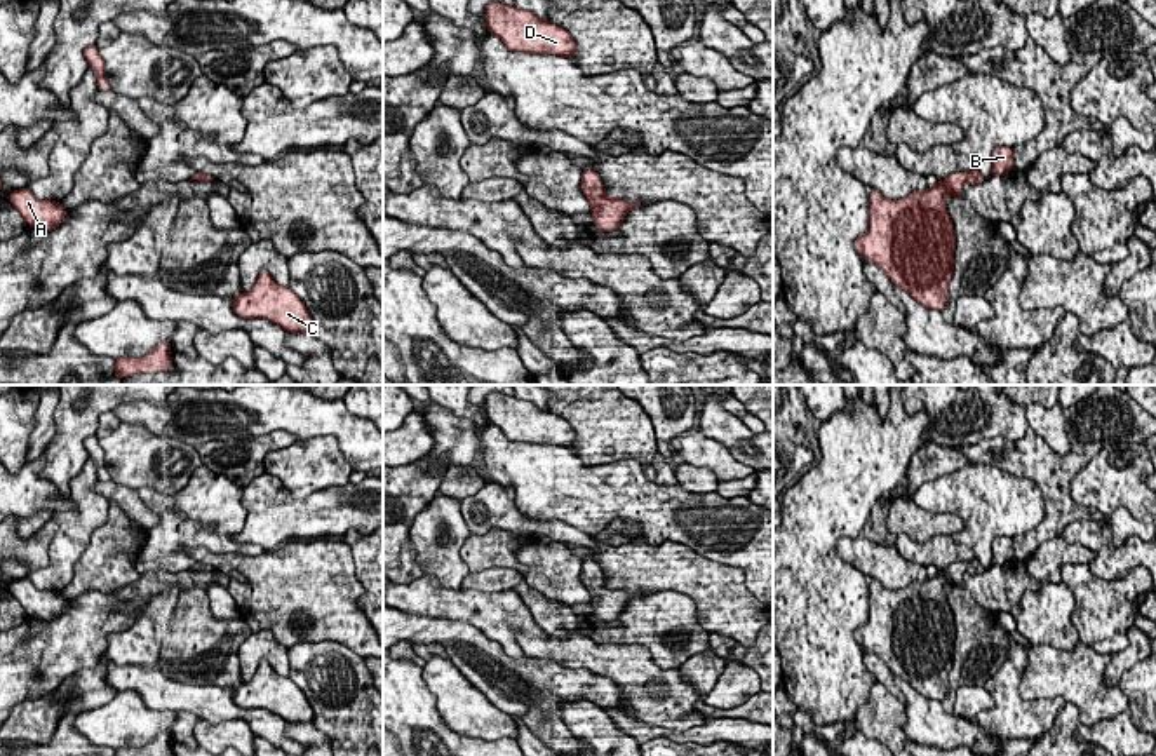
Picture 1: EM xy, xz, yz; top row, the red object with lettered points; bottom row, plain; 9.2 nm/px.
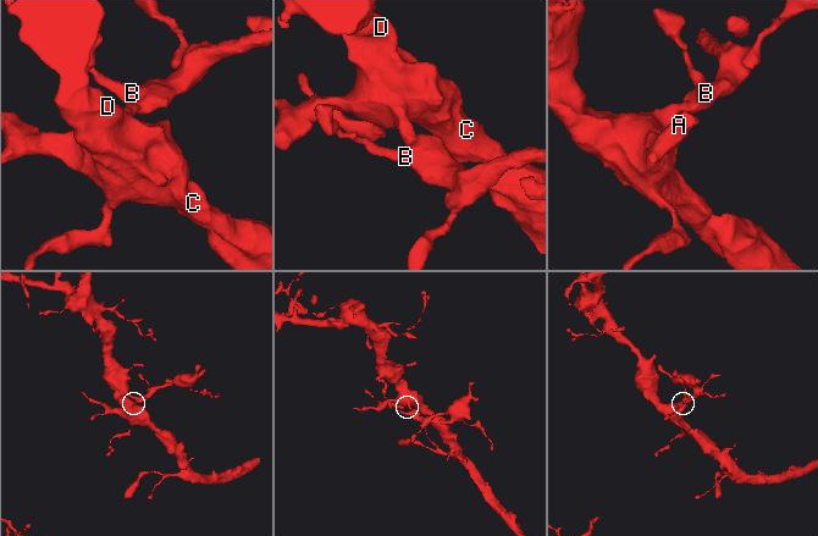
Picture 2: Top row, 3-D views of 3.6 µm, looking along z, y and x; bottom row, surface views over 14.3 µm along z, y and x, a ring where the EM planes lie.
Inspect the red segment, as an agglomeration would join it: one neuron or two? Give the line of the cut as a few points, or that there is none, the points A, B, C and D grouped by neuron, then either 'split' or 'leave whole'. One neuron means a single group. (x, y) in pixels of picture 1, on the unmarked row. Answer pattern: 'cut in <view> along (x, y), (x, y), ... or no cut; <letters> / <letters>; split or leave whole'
no cut; A B C D; leave whole

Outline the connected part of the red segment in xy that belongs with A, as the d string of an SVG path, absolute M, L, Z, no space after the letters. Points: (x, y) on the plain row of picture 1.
M28 577L10 582L7 591L21 603L28 617L38 620L54 620L63 613L66 604L61 592L38 591Z

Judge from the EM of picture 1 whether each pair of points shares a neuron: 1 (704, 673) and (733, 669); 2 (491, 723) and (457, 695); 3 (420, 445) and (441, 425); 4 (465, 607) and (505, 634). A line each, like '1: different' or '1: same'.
1: same
2: same
3: different
4: same

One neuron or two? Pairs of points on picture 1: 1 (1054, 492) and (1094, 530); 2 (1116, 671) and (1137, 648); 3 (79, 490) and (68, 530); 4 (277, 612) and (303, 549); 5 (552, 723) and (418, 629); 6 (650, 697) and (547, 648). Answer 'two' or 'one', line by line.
1: two
2: one
3: one
4: one
5: one
6: one

